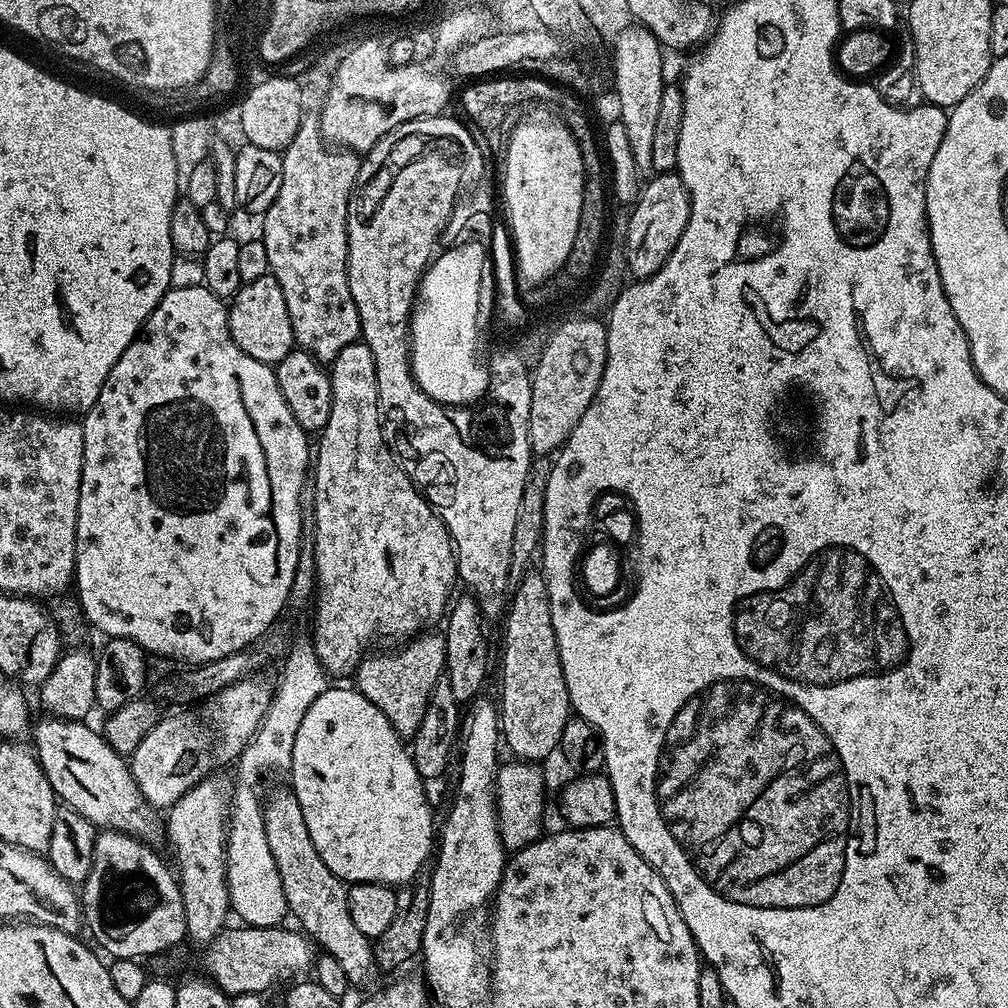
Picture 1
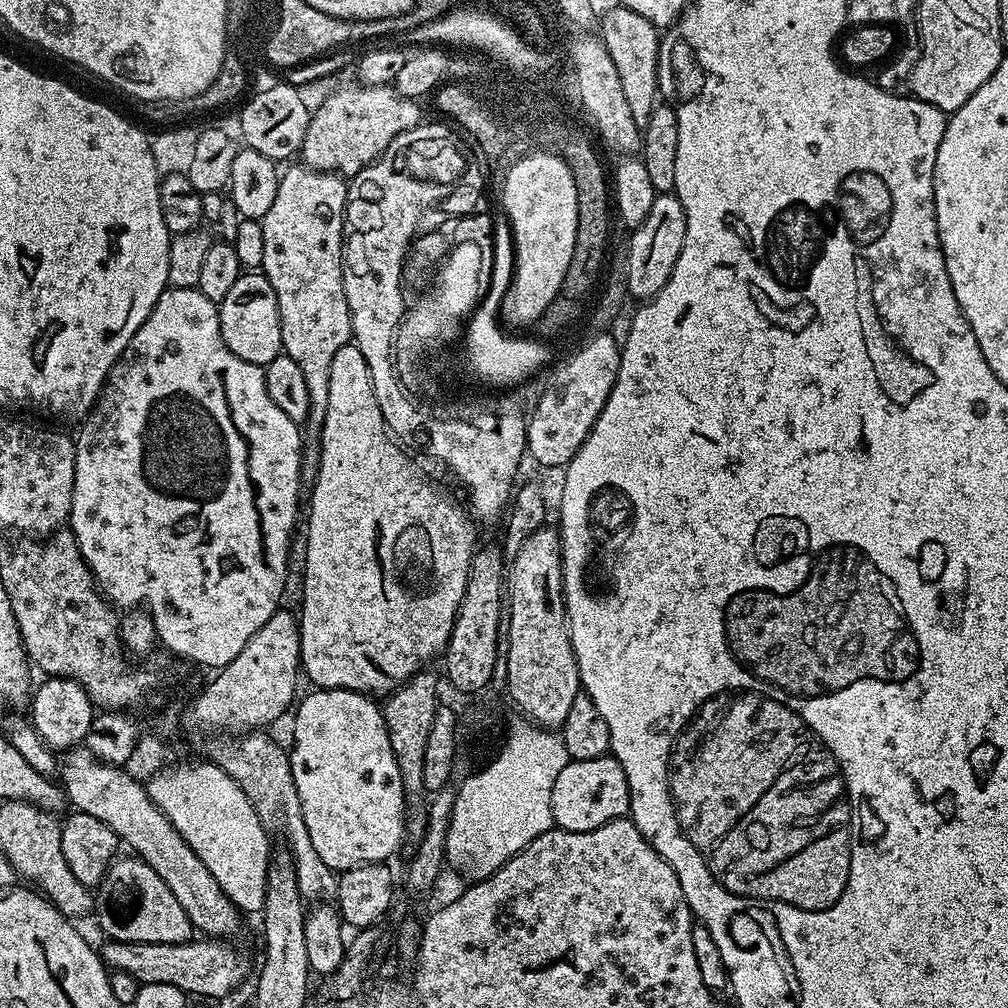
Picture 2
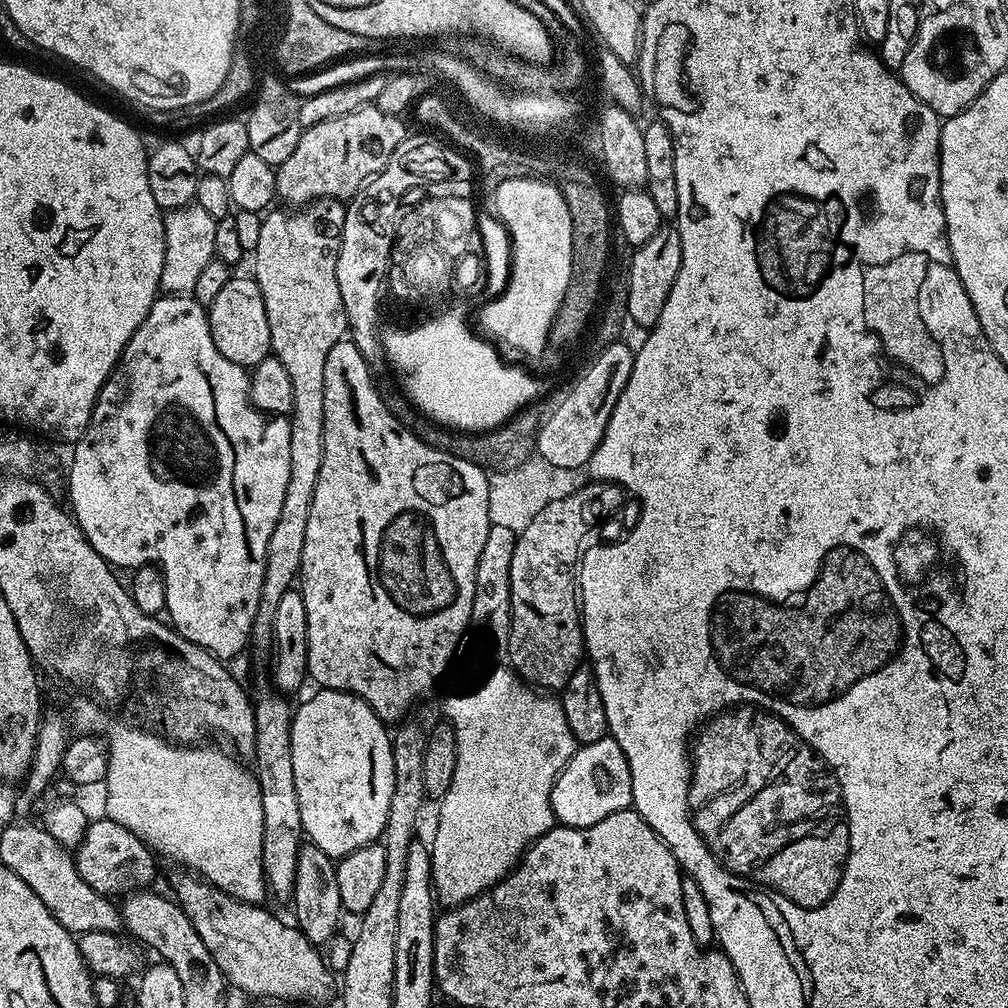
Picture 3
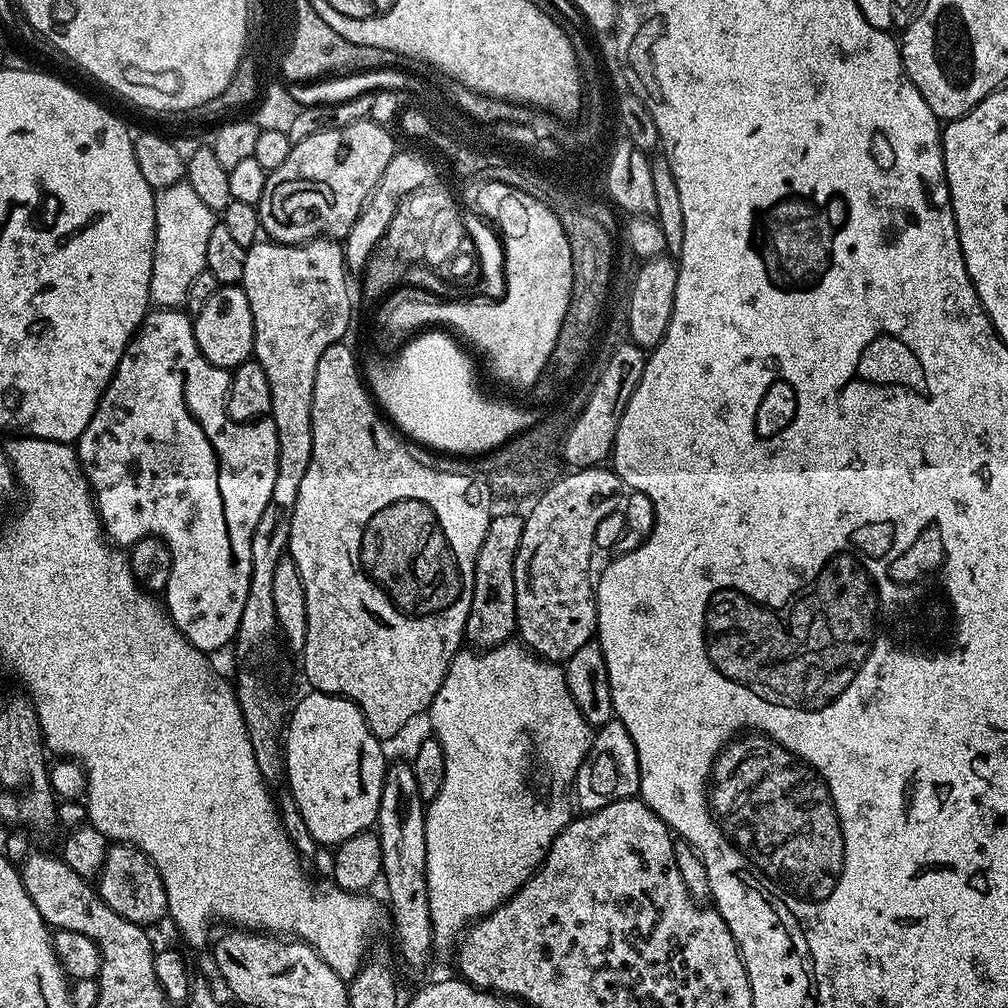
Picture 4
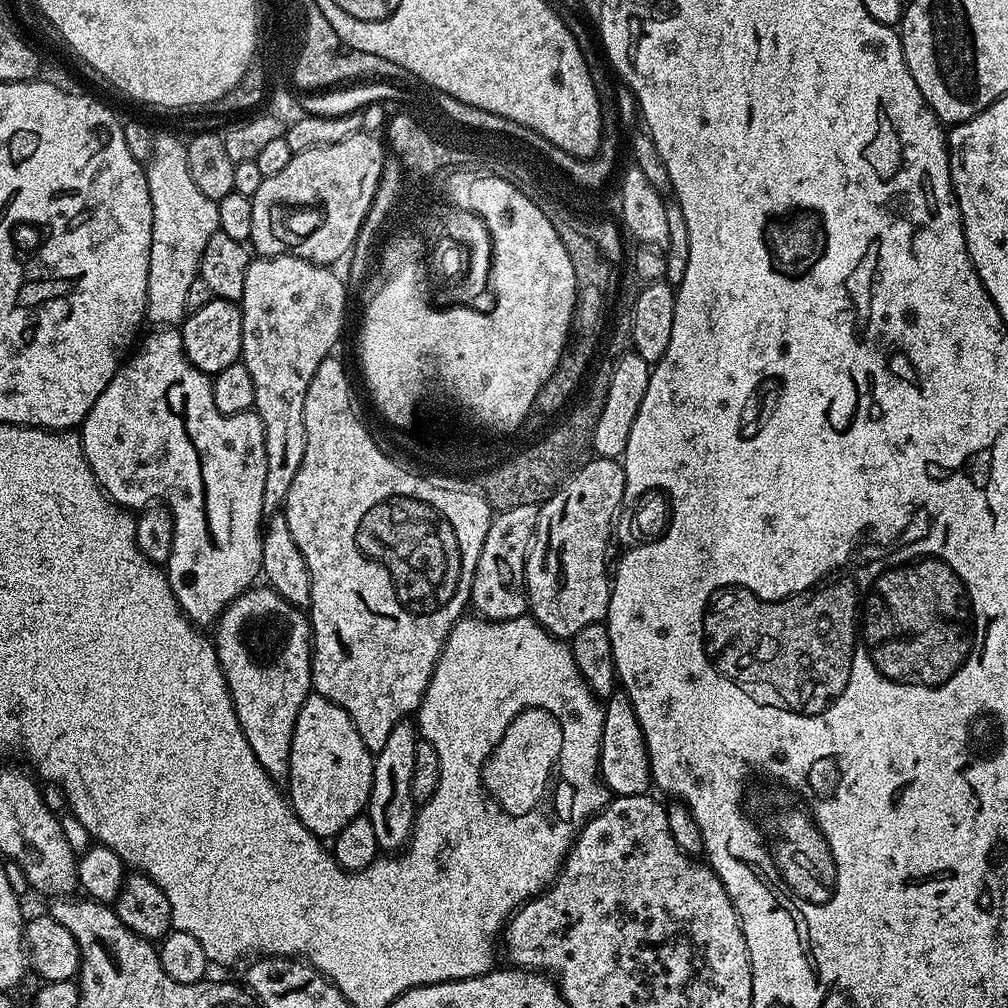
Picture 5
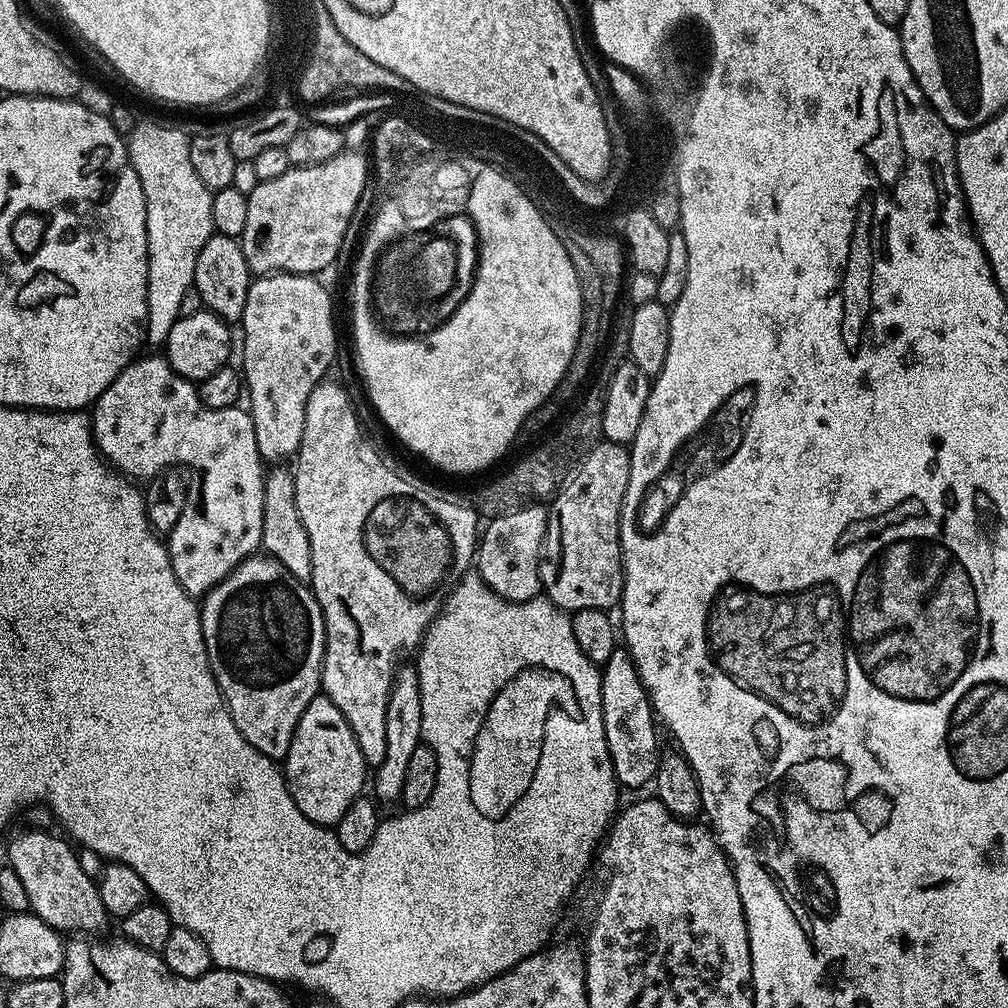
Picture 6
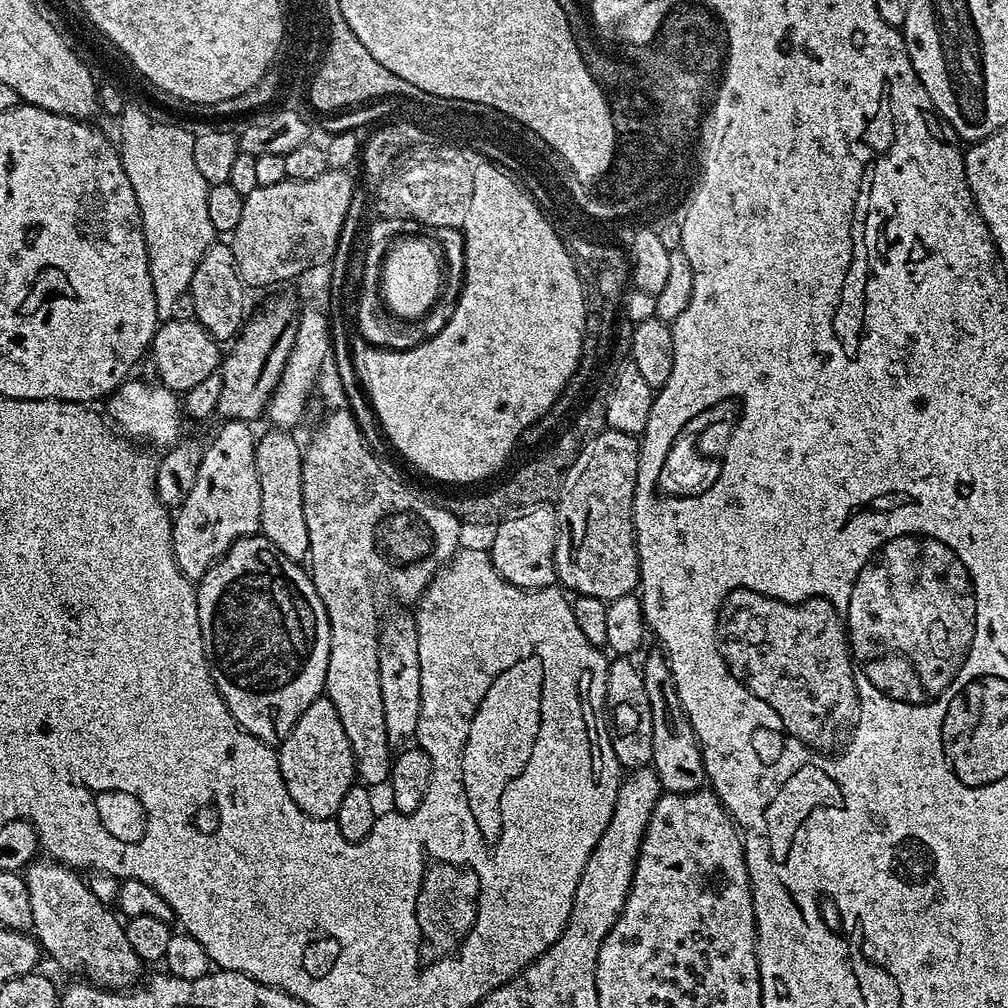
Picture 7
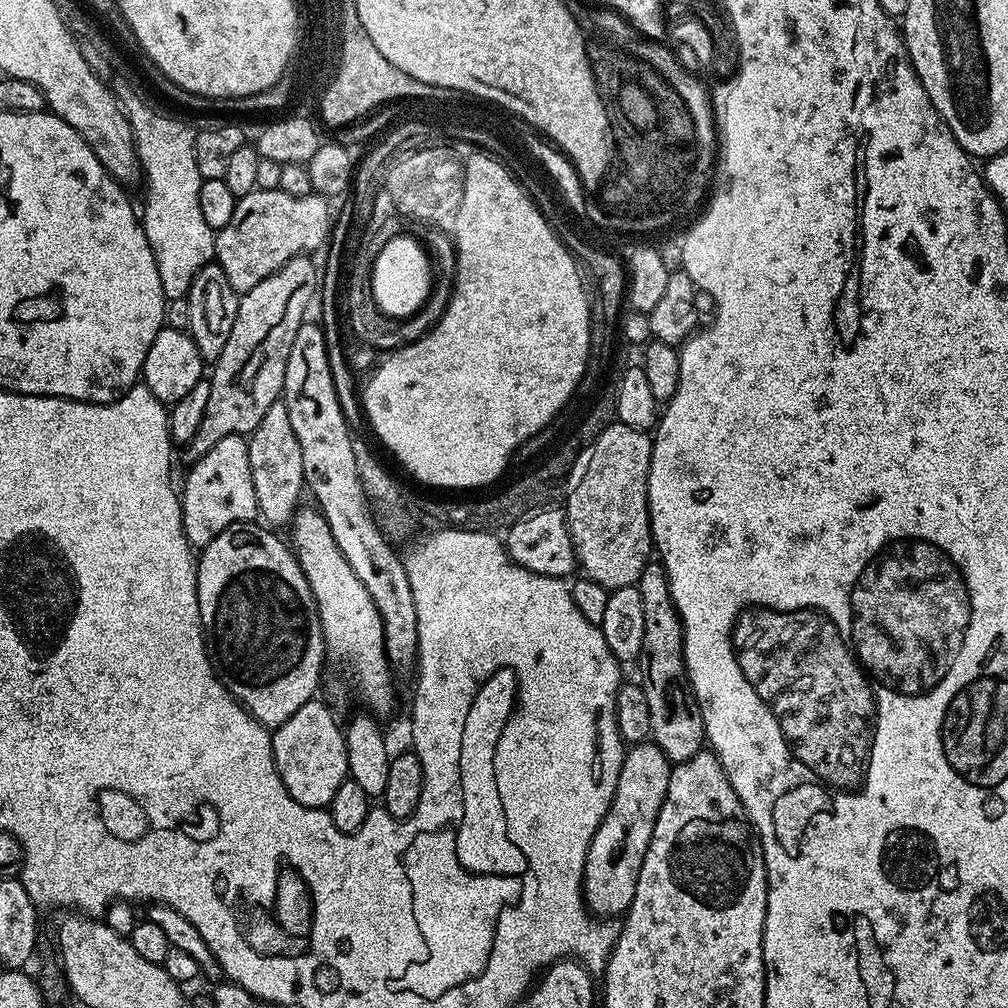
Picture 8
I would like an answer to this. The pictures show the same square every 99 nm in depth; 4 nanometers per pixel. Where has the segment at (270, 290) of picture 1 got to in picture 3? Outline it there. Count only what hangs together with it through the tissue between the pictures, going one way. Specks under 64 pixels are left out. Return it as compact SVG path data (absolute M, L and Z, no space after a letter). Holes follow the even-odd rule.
M233 275L222 286L222 291L214 297L214 302L207 305L210 338L218 346L222 358L230 358L238 366L250 370L272 350L270 342L270 322L266 318L266 302L262 302L262 290L251 275Z

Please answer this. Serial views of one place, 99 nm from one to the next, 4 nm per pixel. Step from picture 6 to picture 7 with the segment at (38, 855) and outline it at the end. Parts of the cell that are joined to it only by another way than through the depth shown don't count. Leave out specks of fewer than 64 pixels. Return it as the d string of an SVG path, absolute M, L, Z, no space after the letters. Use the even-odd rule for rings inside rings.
M36 858L28 864L23 877L30 890L30 910L34 914L31 931L47 959L49 956L62 971L77 972L80 975L77 977L97 986L124 990L139 981L136 979L142 961L126 939L121 917L94 898L87 879L77 869Z

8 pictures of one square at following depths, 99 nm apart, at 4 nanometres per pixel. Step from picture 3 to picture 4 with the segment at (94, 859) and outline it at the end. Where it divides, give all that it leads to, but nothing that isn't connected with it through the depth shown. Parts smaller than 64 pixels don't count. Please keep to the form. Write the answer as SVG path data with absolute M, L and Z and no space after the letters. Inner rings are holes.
M113 843L106 854L106 862L98 877L100 896L122 918L141 926L156 924L168 916L168 895L160 872L154 866L152 859L133 844Z

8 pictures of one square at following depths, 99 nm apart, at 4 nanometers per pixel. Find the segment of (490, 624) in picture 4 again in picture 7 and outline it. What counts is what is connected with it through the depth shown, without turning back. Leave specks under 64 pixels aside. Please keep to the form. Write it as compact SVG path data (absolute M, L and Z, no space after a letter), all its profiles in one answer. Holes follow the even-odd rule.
M535 504L527 512L495 525L490 555L494 570L506 582L519 588L550 588L557 583L554 546L556 545L556 510L552 504Z

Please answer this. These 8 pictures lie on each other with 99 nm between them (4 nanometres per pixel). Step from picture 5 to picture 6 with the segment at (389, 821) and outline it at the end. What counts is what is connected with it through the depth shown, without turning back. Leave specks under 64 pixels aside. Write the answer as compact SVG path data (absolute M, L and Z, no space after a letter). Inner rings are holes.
M408 666L397 667L396 676L392 679L392 689L390 690L390 698L386 706L386 758L382 758L380 764L375 765L376 772L376 796L377 801L380 800L400 800L402 794L402 781L406 778L406 769L410 762L414 750L422 743L422 694L420 693L420 683L418 682L418 674L415 667Z

